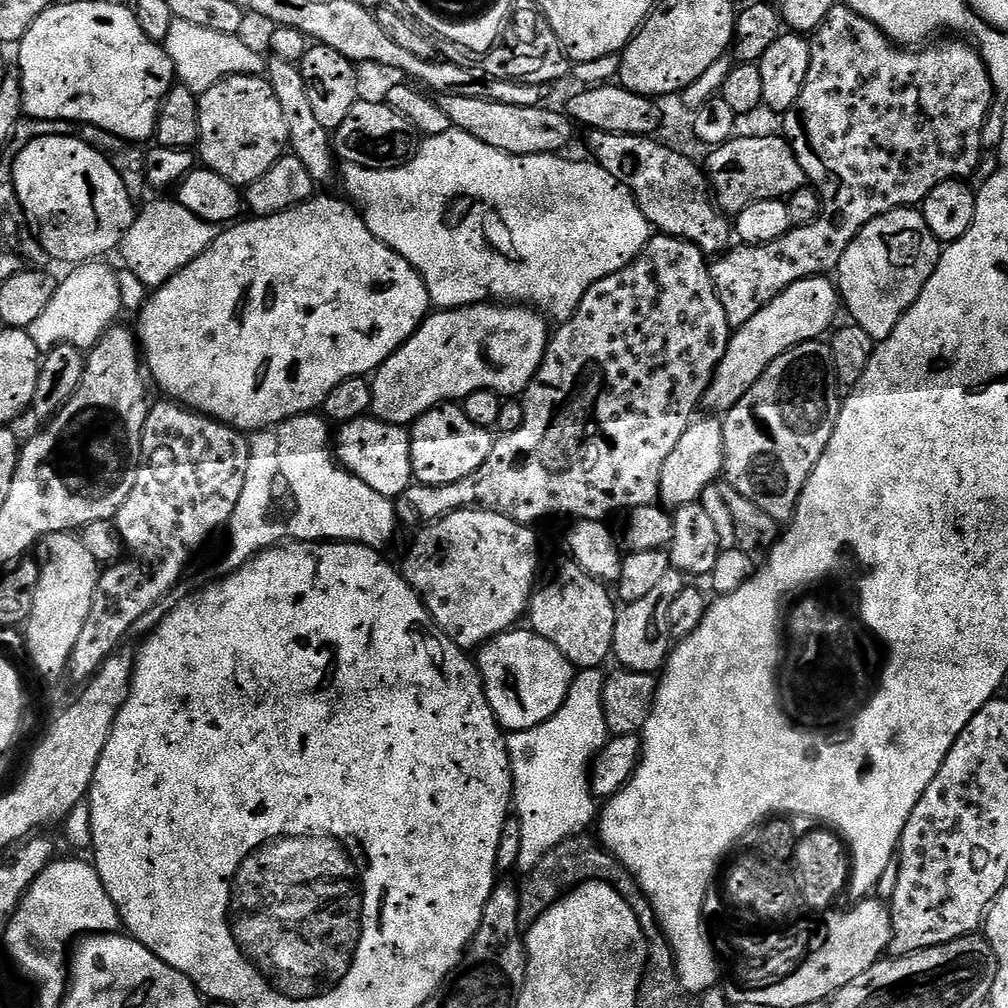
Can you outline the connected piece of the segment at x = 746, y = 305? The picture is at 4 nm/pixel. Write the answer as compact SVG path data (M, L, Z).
M843 6L833 8L832 13L816 29L810 43L812 46L810 50L810 70L806 74L802 94L798 94L798 102L794 102L794 106L790 106L790 110L783 113L784 129L782 129L782 132L802 166L805 181L815 188L816 193L820 195L820 217L813 224L801 224L793 227L782 238L778 238L769 244L745 244L729 247L727 251L717 255L711 261L710 271L714 282L714 290L718 294L718 302L722 302L722 310L726 310L726 322L729 329L732 330L740 328L746 322L750 322L750 318L754 318L754 314L758 314L758 310L762 310L770 302L774 302L774 298L778 298L778 294L782 294L782 290L794 286L794 282L805 280L811 276L835 273L836 267L840 265L842 254L846 254L846 246L850 246L852 239L874 218L878 218L887 212L893 212L895 208L923 205L926 194L930 194L930 190L934 190L934 186L938 186L947 180L964 180L971 177L976 167L979 166L982 153L986 148L983 142L983 126L987 121L990 109L993 107L994 93L988 68L971 43L933 43L931 46L924 46L919 50L913 50L908 46L897 46L884 35L884 32L874 22L862 18L862 14Z

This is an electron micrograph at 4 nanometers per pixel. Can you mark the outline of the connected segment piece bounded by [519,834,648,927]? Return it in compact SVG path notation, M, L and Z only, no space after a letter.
M581 834L564 840L558 847L552 848L542 862L533 867L527 877L525 888L521 889L519 898L519 922L521 927L537 920L554 901L558 900L567 891L573 891L583 883L604 883L610 885L626 902L630 900L647 900L648 896L637 886L636 880L626 870L611 852L604 848L599 841L589 835Z

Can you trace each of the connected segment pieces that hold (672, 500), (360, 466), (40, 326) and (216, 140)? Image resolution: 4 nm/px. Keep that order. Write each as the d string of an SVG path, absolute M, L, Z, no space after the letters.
M708 414L705 417L705 420L693 419L686 434L682 434L682 438L678 438L678 446L674 446L670 458L666 458L666 466L662 466L659 503L665 509L684 508L687 504L694 503L716 479L721 479L724 470L724 425L715 415Z
M369 414L339 425L337 432L340 433L334 436L336 459L350 474L362 478L370 490L378 490L378 494L389 498L400 498L412 487L414 477L410 462L410 432L407 427L387 424Z
M104 262L77 264L65 280L57 283L54 298L34 318L34 322L26 331L34 338L34 346L38 346L41 354L48 353L51 348L69 344L81 350L91 350L105 332L117 323L120 307L124 300L120 297L120 280L104 265Z
M263 75L259 76L228 76L224 80L217 80L199 97L200 106L200 138L198 141L198 156L203 167L222 174L234 185L247 186L252 184L274 162L278 162L285 155L288 143L288 127L286 114L282 114L282 105L268 85Z

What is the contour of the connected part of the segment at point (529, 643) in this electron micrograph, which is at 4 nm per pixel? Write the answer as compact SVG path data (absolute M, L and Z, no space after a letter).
M517 626L484 641L478 655L480 683L505 733L530 730L546 722L566 702L574 675L572 663L554 642L546 642L537 632Z

